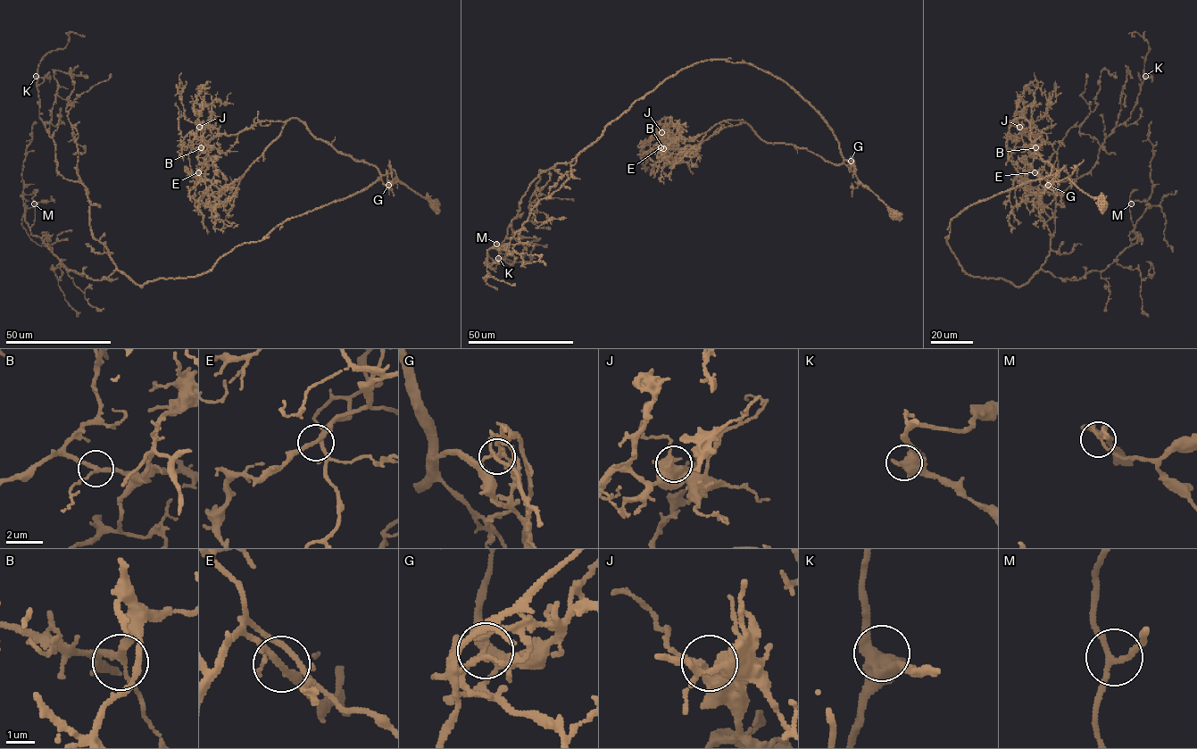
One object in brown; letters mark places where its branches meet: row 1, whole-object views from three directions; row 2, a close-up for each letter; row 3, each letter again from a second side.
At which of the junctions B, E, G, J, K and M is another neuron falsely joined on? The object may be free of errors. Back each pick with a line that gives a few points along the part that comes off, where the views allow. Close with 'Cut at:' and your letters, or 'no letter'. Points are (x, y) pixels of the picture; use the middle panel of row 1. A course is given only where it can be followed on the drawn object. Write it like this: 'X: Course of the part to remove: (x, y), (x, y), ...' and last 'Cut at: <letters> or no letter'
G: Course of the part to remove: (851, 160), (854, 161), (853, 177)
Cut at: G

